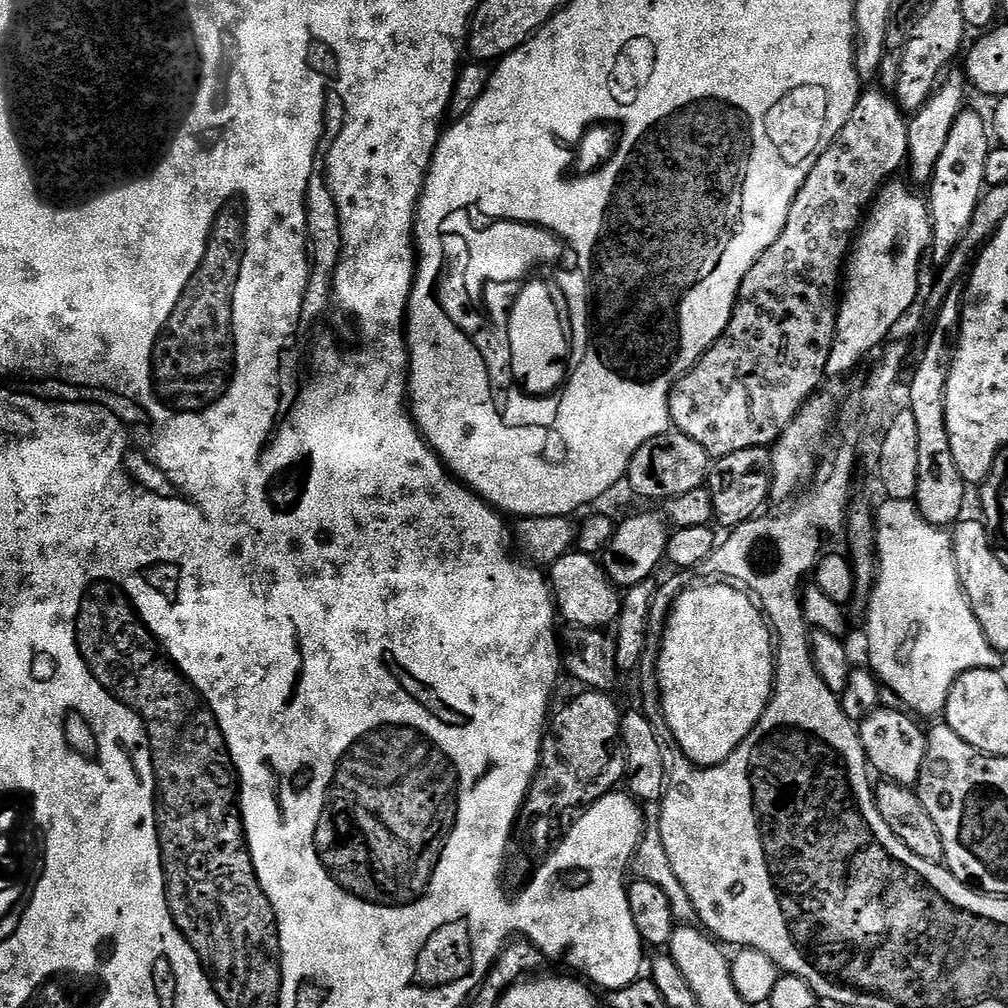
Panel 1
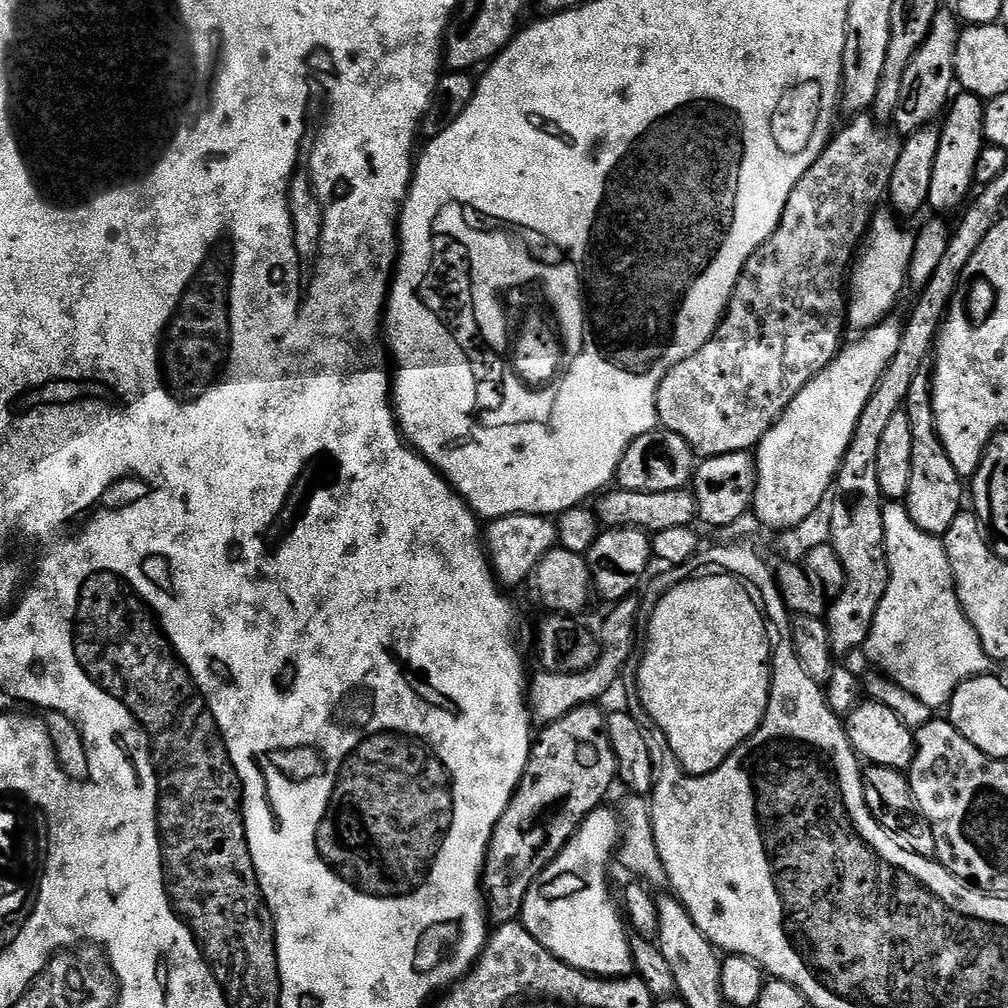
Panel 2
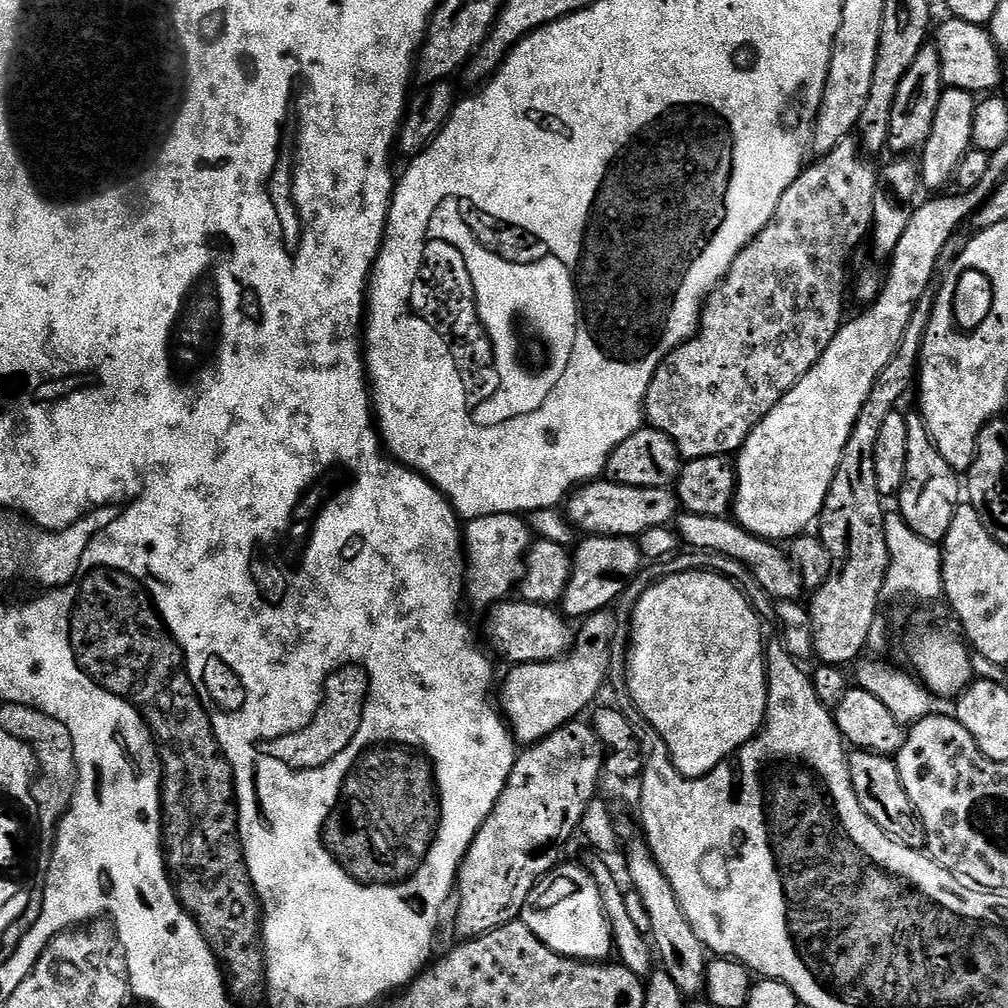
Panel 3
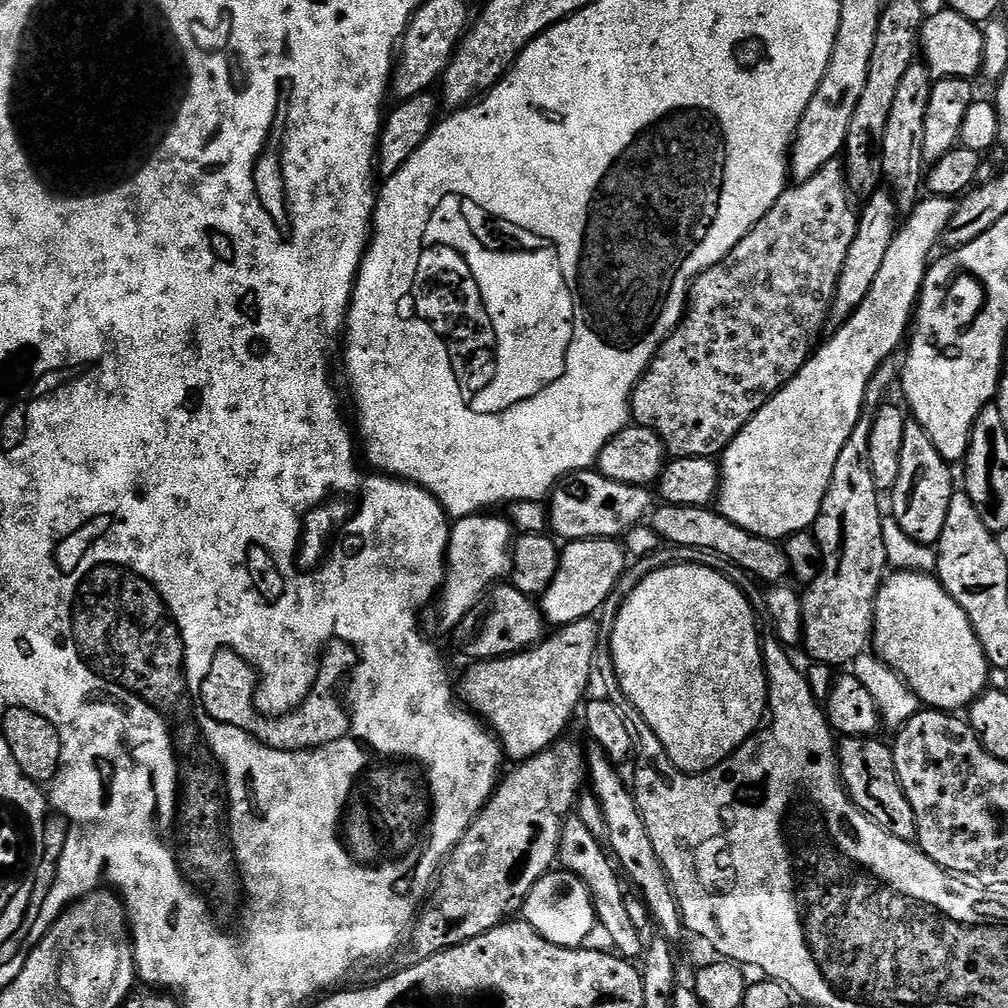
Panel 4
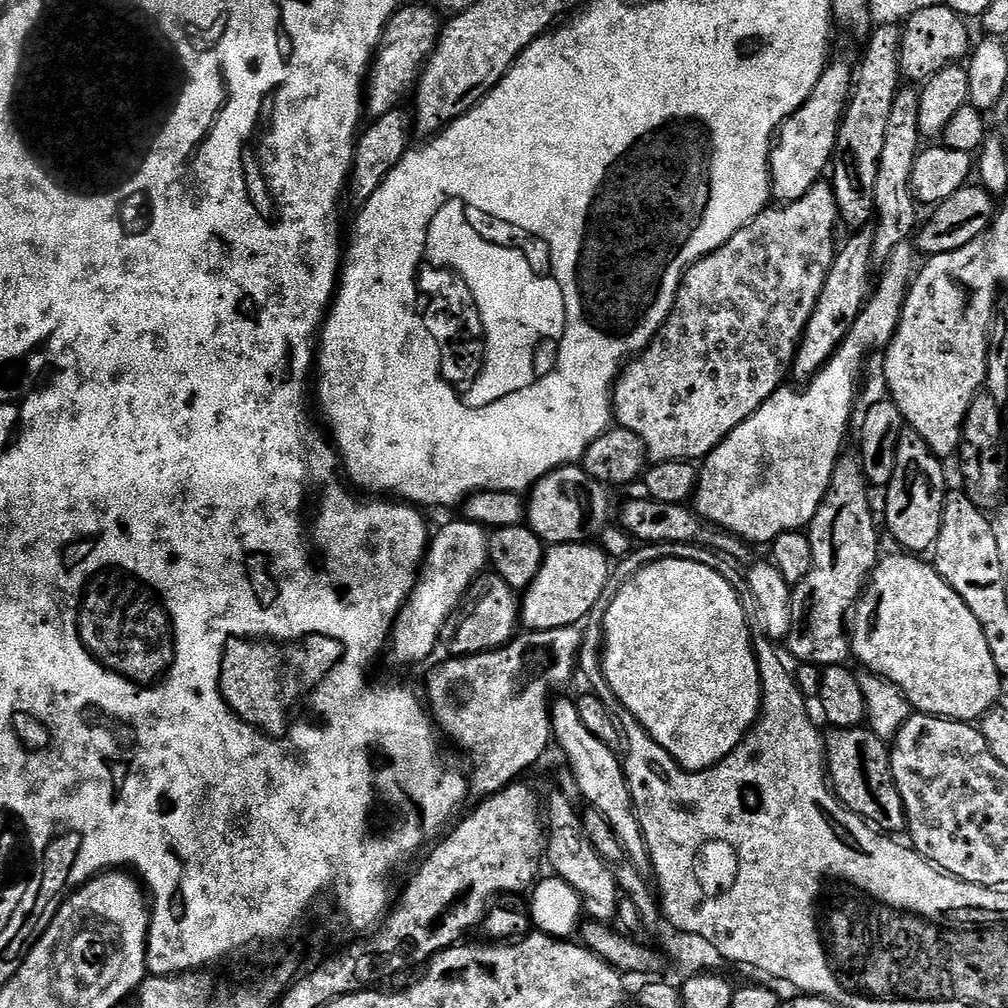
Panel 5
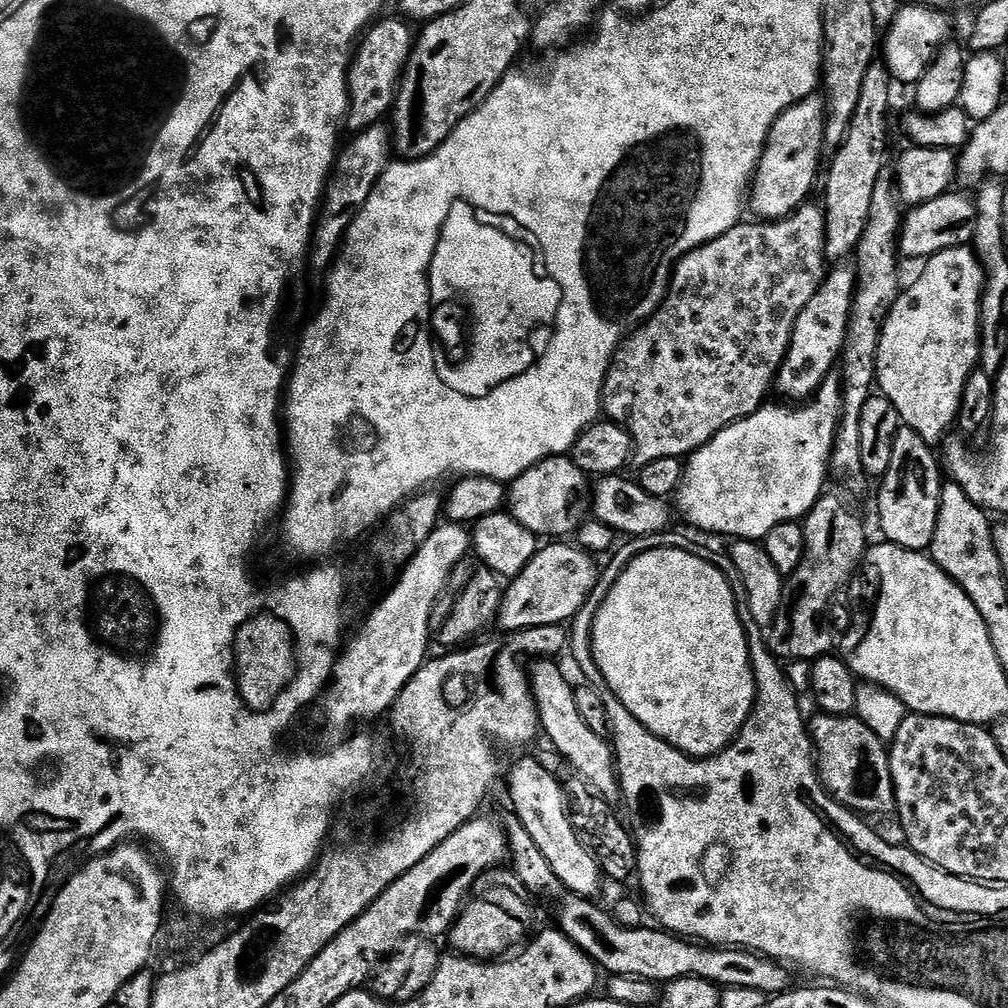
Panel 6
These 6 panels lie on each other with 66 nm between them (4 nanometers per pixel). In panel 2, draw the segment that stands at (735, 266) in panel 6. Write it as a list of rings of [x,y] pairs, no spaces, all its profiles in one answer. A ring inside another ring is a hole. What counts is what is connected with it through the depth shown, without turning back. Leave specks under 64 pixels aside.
[[[856,114],[849,120],[852,121],[841,132],[839,129],[829,140],[828,145],[824,147],[824,153],[817,158],[814,166],[810,166],[810,170],[806,170],[806,174],[802,174],[798,186],[794,186],[794,190],[786,202],[786,210],[782,210],[782,218],[774,230],[774,234],[770,234],[768,241],[746,262],[746,266],[734,286],[732,296],[728,300],[728,308],[720,320],[720,325],[716,327],[715,334],[710,338],[710,342],[706,342],[706,346],[702,346],[702,350],[698,350],[698,354],[690,354],[690,358],[678,362],[678,366],[674,366],[670,370],[670,374],[666,374],[666,378],[662,378],[662,386],[658,386],[658,394],[656,395],[657,421],[667,431],[686,438],[686,442],[692,447],[692,451],[696,453],[697,457],[707,458],[755,449],[756,445],[760,443],[760,439],[771,430],[778,422],[780,415],[790,406],[790,402],[794,402],[798,390],[802,390],[802,386],[806,386],[806,382],[814,379],[830,361],[835,360],[837,352],[842,347],[840,331],[845,331],[846,328],[846,281],[850,276],[850,265],[853,263],[862,241],[867,237],[868,225],[872,223],[873,216],[881,207],[880,199],[882,201],[885,199],[888,179],[894,170],[894,162],[898,162],[901,146],[901,141],[887,127],[878,126],[877,121],[871,115]]]

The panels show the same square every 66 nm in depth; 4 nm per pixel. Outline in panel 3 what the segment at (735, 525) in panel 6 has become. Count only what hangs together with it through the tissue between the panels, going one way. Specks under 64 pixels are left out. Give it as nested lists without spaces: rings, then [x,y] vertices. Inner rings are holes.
[[[979,187],[957,191],[957,196],[940,194],[928,198],[932,200],[925,204],[923,201],[914,209],[910,226],[906,226],[902,238],[898,238],[898,246],[892,251],[892,265],[888,268],[888,277],[883,277],[876,299],[865,307],[868,309],[861,316],[856,316],[853,320],[851,317],[840,325],[838,334],[834,334],[834,342],[826,346],[818,363],[780,399],[778,406],[774,406],[774,410],[770,410],[770,414],[766,414],[762,422],[758,422],[758,426],[754,426],[734,460],[734,519],[750,534],[761,536],[763,540],[788,542],[807,533],[811,529],[808,527],[811,524],[813,527],[819,521],[826,494],[838,470],[838,462],[842,462],[842,450],[846,450],[850,430],[854,430],[854,422],[858,422],[858,410],[862,410],[862,402],[866,402],[878,374],[886,370],[886,362],[894,358],[894,350],[898,350],[898,342],[902,342],[902,334],[906,334],[910,314],[914,314],[914,306],[931,289],[928,287],[932,284],[932,275],[935,274],[936,267],[940,264],[940,255],[947,250],[952,235],[963,226],[964,220],[971,221],[977,209],[988,199],[990,194],[985,190]]]

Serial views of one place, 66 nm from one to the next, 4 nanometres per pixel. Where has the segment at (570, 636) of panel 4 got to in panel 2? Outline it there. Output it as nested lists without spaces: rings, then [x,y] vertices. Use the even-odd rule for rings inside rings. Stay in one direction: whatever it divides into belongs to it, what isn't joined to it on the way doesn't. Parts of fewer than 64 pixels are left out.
[[[635,595],[627,596],[615,605],[616,608],[598,627],[600,656],[592,668],[585,672],[562,674],[561,672],[537,671],[531,677],[527,694],[527,702],[532,719],[537,725],[553,724],[558,718],[570,714],[570,710],[581,708],[584,704],[600,702],[608,692],[608,687],[620,676],[624,663],[632,656],[632,643],[636,640],[636,615],[640,612],[640,604]]]

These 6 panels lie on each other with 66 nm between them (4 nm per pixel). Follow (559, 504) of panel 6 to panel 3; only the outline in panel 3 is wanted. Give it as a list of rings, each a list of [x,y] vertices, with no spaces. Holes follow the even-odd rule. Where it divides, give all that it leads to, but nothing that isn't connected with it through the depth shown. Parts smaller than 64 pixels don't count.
[[[607,478],[581,484],[567,497],[566,515],[577,533],[589,536],[626,536],[637,538],[654,527],[667,528],[681,511],[680,499],[672,488],[622,486]]]

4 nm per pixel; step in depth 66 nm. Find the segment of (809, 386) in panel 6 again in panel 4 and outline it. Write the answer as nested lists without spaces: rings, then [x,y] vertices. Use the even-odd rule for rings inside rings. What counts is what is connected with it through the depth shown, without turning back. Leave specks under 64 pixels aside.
[[[877,190],[867,197],[865,204],[868,205],[859,209],[858,230],[854,234],[854,242],[850,242],[846,262],[842,262],[842,274],[838,278],[838,286],[832,299],[830,320],[836,326],[845,324],[854,314],[854,310],[858,310],[862,298],[870,294],[870,286],[874,286],[874,278],[886,258],[886,250],[890,250],[890,242],[896,237],[898,209],[893,193],[888,190]]]

